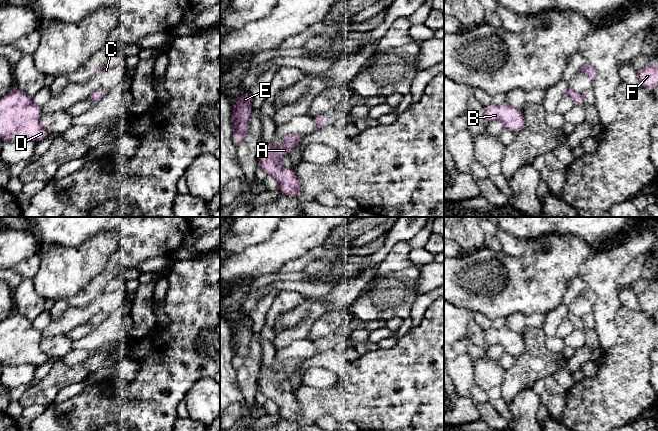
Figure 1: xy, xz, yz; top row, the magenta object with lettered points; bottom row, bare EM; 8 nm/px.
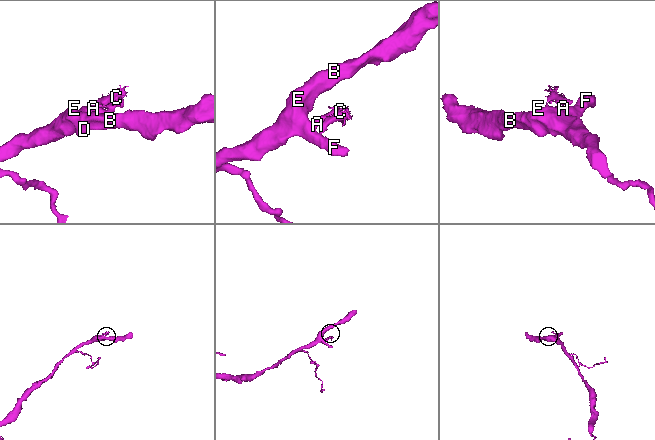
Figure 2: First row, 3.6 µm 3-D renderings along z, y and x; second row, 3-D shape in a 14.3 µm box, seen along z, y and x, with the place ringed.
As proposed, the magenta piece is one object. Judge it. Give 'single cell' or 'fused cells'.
fused cells

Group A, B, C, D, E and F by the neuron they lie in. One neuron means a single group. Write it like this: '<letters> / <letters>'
A B D E F / C

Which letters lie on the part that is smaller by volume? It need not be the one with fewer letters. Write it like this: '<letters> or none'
C

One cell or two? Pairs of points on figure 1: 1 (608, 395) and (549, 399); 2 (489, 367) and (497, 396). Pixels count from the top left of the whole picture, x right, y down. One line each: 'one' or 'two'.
1: two
2: one

